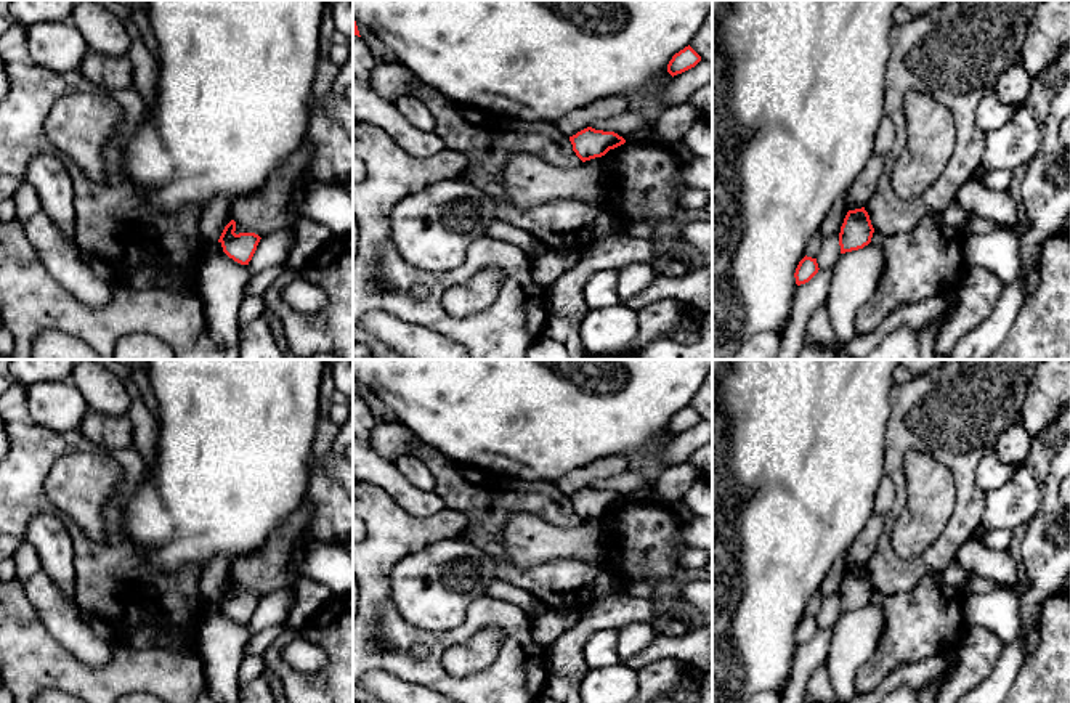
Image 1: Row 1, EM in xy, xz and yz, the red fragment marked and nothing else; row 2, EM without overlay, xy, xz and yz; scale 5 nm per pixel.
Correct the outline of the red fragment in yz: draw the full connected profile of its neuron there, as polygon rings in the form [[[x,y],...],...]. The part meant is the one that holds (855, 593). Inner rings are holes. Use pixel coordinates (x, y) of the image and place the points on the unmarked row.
[[[865,567],[849,570],[839,592],[841,613],[863,608],[871,602],[873,592],[874,587]]]

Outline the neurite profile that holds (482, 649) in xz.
[[[488,626],[473,634],[465,644],[448,648],[443,655],[444,669],[464,677],[489,668],[497,655],[505,634],[496,626]]]

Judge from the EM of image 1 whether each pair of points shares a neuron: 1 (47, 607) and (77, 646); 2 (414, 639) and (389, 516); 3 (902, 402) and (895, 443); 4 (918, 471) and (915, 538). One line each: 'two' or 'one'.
1: one
2: one
3: one
4: one

